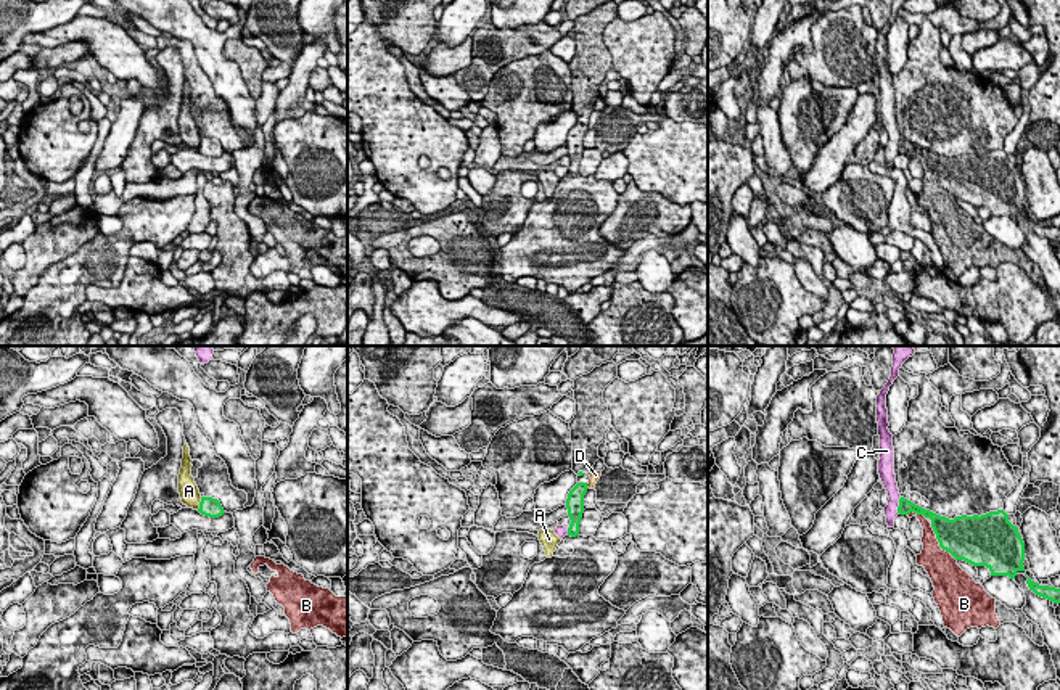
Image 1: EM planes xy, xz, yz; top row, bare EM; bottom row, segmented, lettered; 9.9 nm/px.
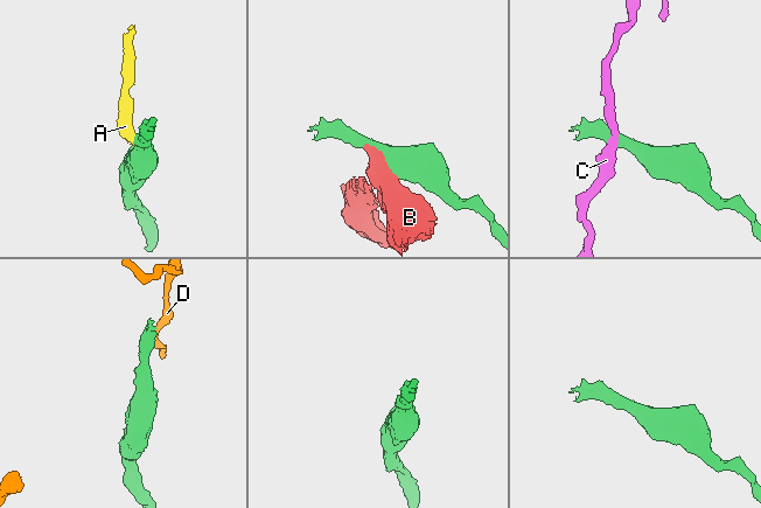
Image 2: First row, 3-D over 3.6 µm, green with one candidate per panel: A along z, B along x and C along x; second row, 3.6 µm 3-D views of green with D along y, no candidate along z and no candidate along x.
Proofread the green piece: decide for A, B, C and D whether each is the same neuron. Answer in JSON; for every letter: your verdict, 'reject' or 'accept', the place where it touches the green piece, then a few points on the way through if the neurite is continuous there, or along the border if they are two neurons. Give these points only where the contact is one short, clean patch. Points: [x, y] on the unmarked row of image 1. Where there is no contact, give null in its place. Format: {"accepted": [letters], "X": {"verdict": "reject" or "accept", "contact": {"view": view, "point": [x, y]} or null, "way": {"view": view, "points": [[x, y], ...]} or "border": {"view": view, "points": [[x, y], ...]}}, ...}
{"accepted": [], "A": {"verdict": "reject", "contact": {"view": "xy", "point": [200, 143]}, "border": {"view": "xy", "points": [[201, 137], [197, 148]]}}, "B": {"verdict": "reject", "contact": {"view": "yz", "point": [938, 180]}}, "C": {"verdict": "reject", "contact": {"view": "yz", "point": [899, 145]}, "border": {"view": "yz", "points": [[901, 137], [898, 153]]}}, "D": {"verdict": "reject", "contact": {"view": "xz", "point": [586, 126]}, "border": {"view": "xz", "points": [[586, 124], [589, 127]]}}}

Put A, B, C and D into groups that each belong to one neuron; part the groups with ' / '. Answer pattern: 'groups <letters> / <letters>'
groups A B / C / D

